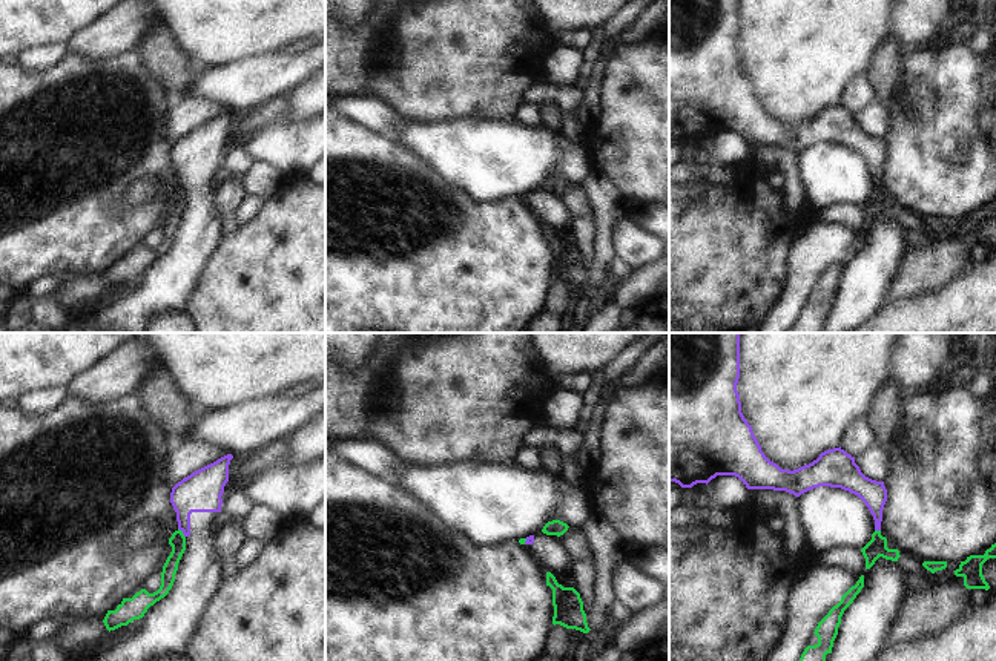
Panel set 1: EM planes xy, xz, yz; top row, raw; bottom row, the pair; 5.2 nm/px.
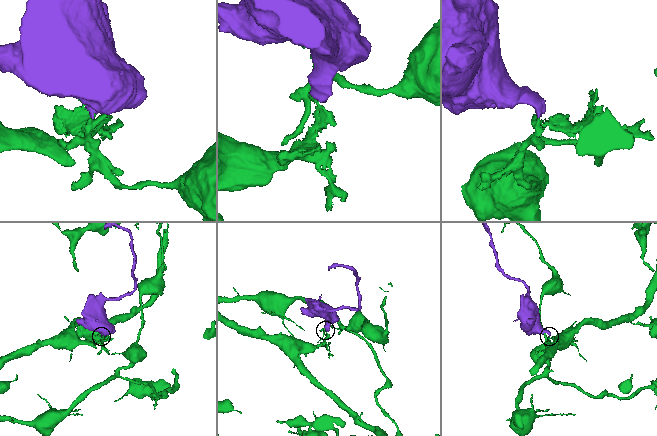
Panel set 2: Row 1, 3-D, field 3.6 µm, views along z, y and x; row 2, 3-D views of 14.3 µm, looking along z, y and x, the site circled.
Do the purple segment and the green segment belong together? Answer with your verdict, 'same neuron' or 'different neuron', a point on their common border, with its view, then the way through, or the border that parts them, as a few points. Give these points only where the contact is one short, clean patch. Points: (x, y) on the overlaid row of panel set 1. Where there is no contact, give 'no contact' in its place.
different neuron | xy (183, 532) | along xy (178, 528), (184, 537)

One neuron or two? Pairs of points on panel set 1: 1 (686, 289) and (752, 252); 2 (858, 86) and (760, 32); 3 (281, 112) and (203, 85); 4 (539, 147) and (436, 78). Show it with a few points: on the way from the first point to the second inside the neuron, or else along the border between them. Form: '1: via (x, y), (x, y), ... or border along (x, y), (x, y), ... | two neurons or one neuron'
1: via (703, 272), (725, 252), (735, 252) | one neuron
2: border along (866, 74), (855, 75), (847, 83), (840, 101) | two neurons
3: border along (286, 94), (266, 98), (243, 112) | two neurons
4: border along (459, 118), (513, 120) | two neurons

